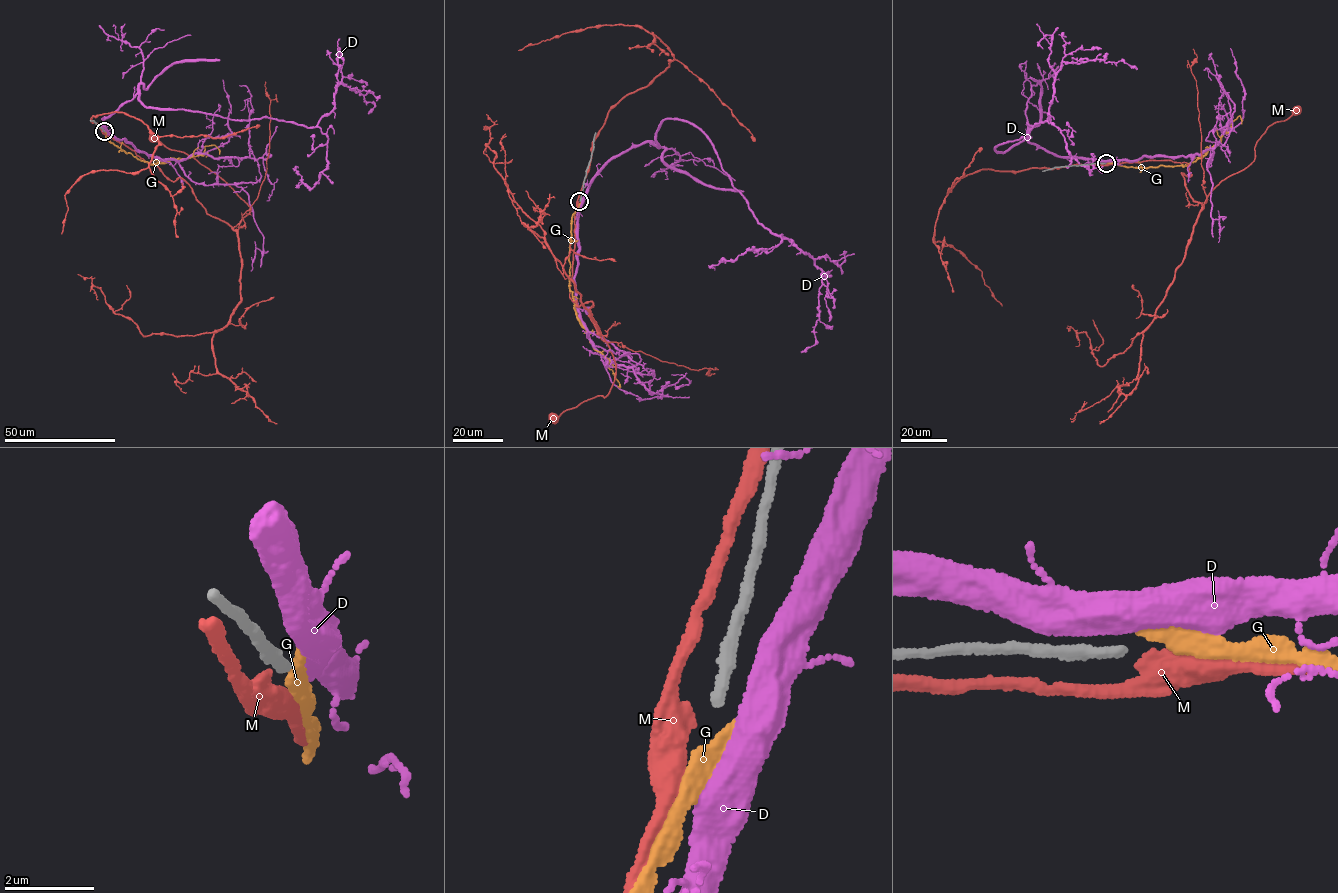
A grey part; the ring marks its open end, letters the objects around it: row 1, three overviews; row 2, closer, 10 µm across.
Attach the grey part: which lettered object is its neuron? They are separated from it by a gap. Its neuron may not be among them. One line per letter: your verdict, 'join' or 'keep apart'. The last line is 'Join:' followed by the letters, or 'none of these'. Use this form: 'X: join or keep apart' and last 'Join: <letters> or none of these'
D: keep apart
G: keep apart
M: keep apart
Join: none of these

